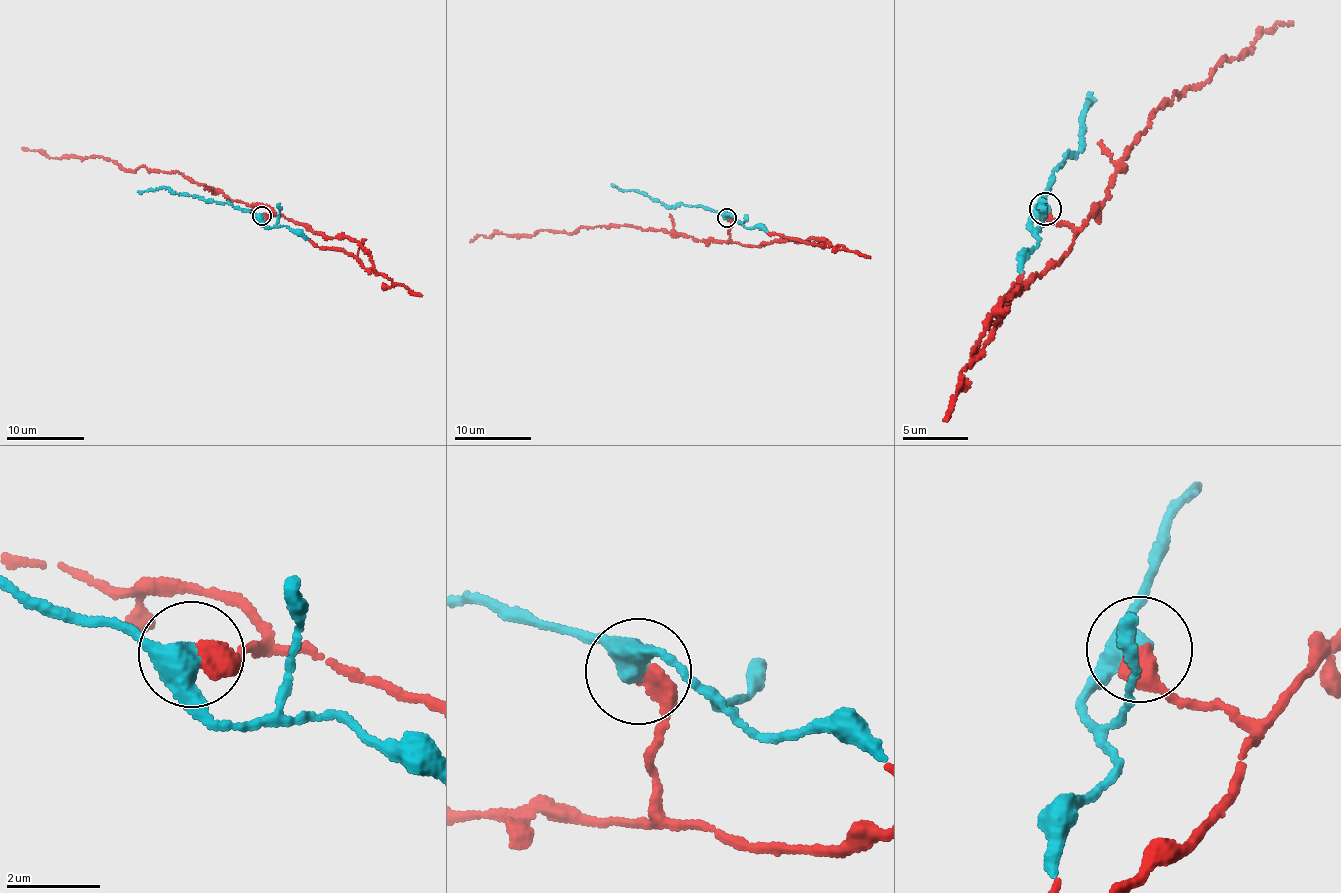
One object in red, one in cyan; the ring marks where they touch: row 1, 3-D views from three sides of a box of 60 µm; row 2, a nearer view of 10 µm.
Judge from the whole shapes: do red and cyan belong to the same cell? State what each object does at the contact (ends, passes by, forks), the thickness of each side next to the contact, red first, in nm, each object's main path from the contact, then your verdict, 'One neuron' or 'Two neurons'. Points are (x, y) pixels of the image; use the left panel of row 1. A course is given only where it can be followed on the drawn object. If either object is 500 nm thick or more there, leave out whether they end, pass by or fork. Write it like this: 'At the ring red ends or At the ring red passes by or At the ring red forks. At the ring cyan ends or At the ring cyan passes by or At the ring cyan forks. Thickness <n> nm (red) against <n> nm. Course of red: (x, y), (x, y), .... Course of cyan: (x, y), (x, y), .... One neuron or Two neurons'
At the ring red ends. At the ring cyan passes by. Thickness 480 nm (red) against 440 nm. Course of red: (263, 216), (274, 213), (269, 207), (227, 199), (171, 171), (123, 169), (91, 156), (46, 157), (22, 149). Course of cyan: (261, 215), (234, 208), (231, 203), (199, 199), (163, 187), (137, 191). One neuron

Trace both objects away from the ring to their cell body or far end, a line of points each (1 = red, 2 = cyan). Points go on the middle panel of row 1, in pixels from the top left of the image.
1: (728, 217), (725, 242), (599, 226), (581, 226), (569, 233), (478, 235), (470, 242)
2: (726, 217), (700, 207), (676, 203), (666, 206), (637, 190), (621, 189), (611, 184)

